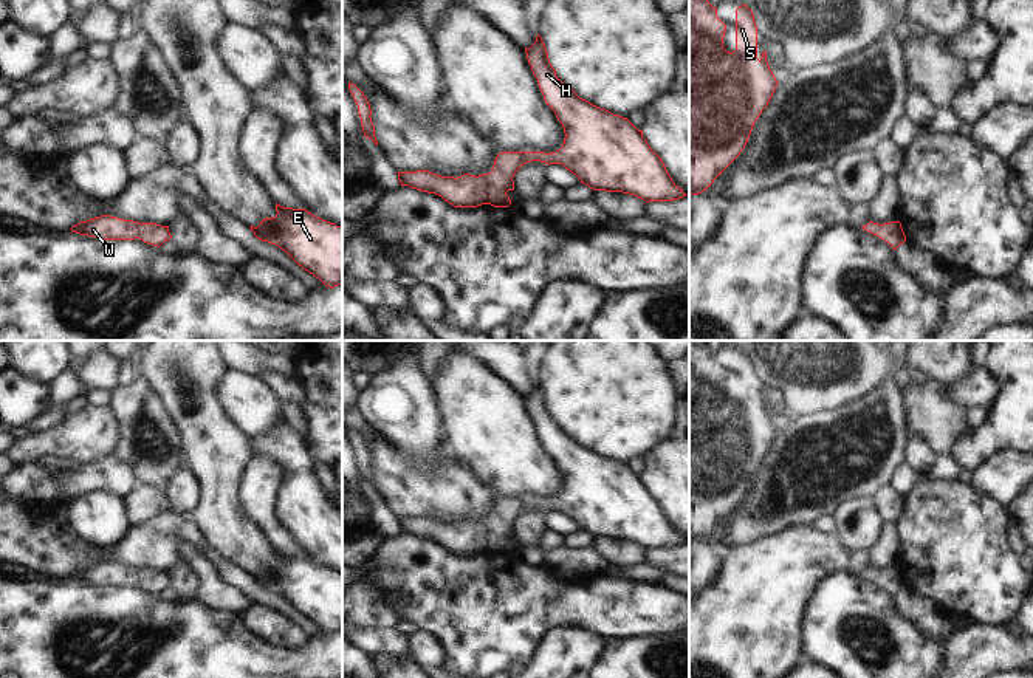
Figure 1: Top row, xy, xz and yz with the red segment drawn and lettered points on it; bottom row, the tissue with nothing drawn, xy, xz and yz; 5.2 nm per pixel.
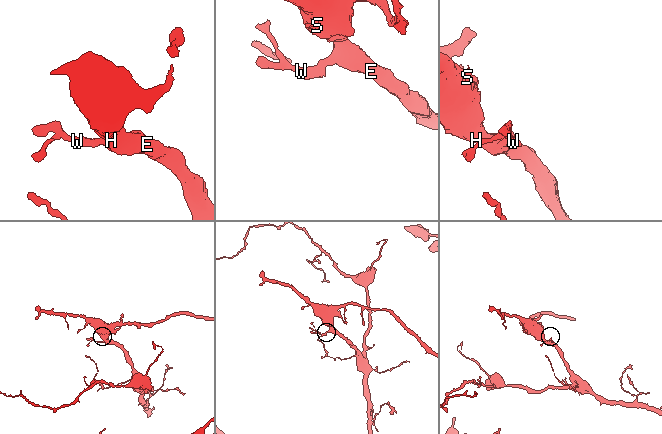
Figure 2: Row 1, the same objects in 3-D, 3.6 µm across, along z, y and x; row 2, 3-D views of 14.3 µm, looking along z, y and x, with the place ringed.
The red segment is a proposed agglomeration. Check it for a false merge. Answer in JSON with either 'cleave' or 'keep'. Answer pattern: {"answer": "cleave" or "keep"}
{"answer": "keep"}

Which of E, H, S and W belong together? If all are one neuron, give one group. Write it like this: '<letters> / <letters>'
E H S W

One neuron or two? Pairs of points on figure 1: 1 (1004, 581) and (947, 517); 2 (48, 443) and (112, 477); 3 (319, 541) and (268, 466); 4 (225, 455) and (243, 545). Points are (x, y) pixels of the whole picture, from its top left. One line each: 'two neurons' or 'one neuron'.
1: one neuron
2: two neurons
3: two neurons
4: one neuron

